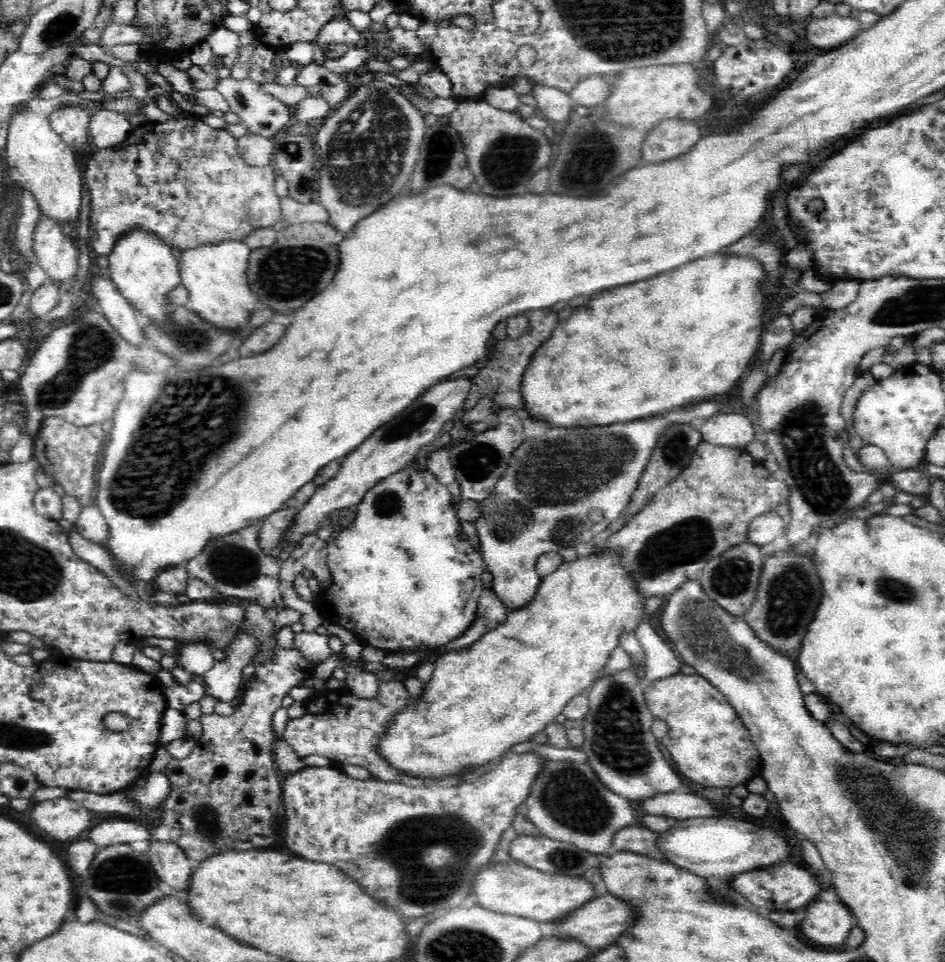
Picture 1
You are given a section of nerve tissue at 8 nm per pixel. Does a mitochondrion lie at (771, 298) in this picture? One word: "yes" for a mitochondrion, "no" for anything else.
no

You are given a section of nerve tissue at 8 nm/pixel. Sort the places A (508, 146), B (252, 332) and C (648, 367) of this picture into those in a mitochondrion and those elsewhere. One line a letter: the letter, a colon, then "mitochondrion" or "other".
A: mitochondrion
B: other
C: other

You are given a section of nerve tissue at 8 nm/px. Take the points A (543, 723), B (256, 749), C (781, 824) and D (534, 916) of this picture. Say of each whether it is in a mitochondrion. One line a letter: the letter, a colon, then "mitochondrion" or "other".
A: other
B: other
C: other
D: other

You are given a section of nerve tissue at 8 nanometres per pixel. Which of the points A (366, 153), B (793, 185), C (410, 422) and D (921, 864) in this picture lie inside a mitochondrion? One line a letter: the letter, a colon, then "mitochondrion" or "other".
A: mitochondrion
B: other
C: mitochondrion
D: mitochondrion

